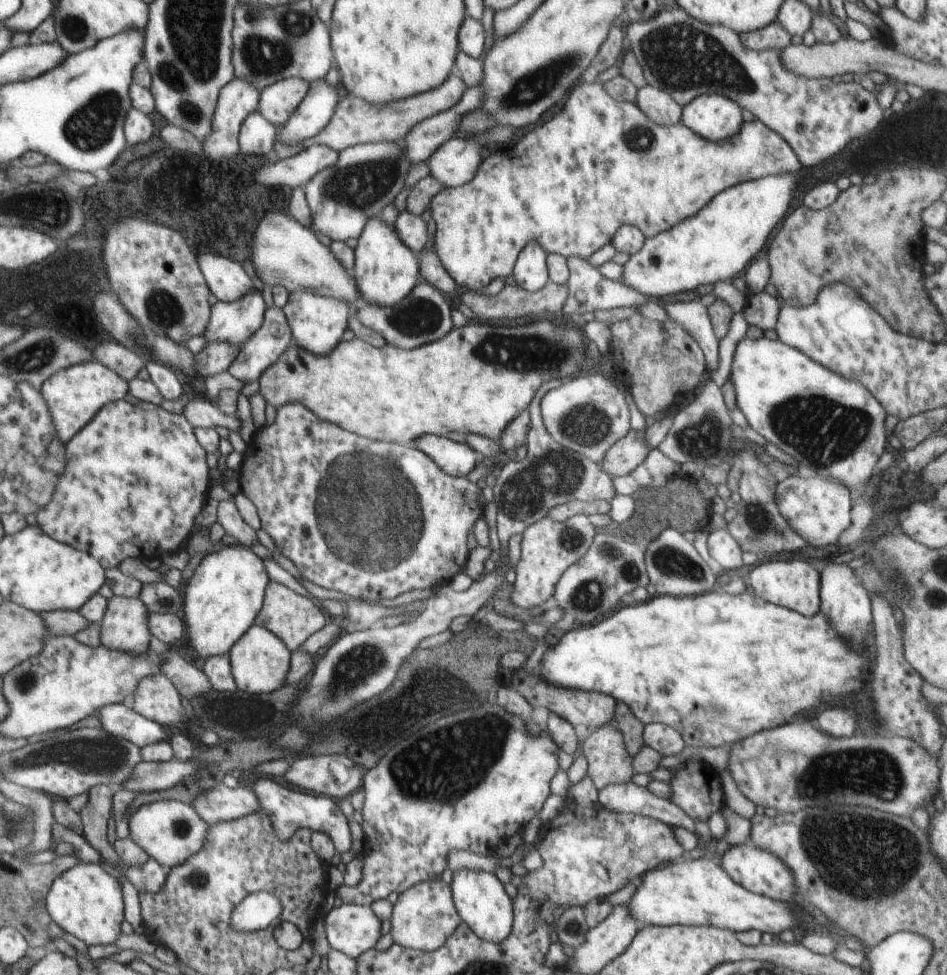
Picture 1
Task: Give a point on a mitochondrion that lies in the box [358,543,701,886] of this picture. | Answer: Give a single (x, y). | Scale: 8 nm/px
(444, 770)

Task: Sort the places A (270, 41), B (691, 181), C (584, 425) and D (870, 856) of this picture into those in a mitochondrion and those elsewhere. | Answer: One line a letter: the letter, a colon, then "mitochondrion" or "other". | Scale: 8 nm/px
A: mitochondrion
B: other
C: mitochondrion
D: mitochondrion

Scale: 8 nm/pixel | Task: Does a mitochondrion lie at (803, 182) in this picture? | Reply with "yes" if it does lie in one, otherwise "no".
no

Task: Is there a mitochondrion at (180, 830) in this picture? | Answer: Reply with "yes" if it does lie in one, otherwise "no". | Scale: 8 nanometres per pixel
yes

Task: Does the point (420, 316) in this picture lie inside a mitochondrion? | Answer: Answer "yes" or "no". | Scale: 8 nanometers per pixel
yes

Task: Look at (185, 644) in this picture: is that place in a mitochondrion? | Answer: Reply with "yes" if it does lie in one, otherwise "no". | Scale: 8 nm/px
no

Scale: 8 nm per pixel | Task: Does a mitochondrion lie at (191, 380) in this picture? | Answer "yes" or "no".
no

